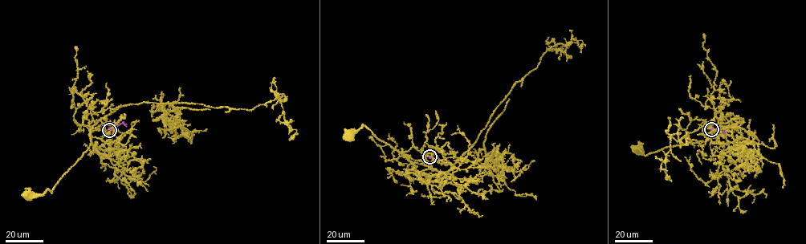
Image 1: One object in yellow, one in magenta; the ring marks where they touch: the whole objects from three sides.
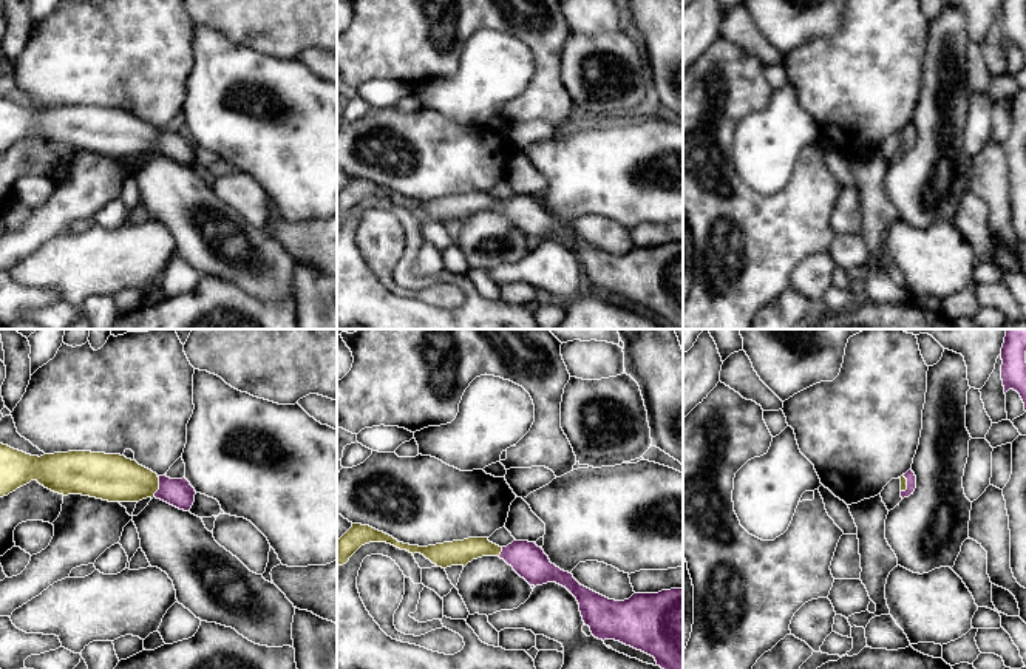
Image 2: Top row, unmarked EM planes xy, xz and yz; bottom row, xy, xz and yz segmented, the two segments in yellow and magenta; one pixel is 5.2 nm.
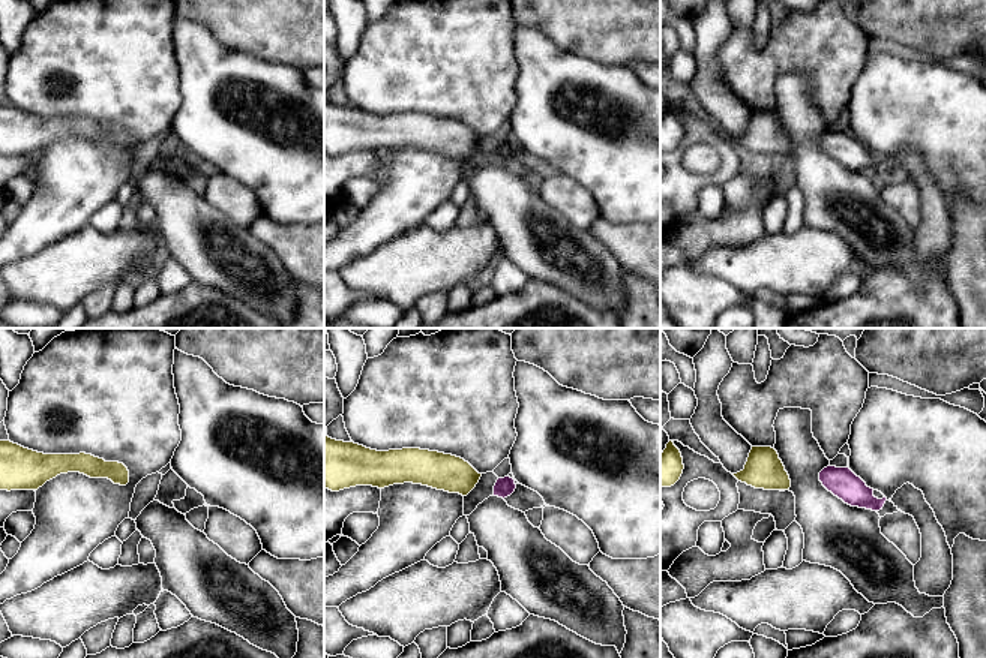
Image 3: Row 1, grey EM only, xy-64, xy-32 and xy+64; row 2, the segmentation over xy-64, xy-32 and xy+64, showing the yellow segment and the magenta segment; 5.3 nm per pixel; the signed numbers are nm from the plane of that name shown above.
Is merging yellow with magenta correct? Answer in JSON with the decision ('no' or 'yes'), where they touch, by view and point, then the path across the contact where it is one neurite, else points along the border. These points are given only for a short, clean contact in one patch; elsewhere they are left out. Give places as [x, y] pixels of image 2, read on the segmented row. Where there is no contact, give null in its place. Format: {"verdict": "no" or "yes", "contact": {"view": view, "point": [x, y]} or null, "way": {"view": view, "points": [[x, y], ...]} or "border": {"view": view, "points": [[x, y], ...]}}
{"verdict": "yes", "contact": {"view": "xy", "point": [158, 487]}, "way": {"view": "xy", "points": [[113, 478], [158, 487], [180, 493]]}}

